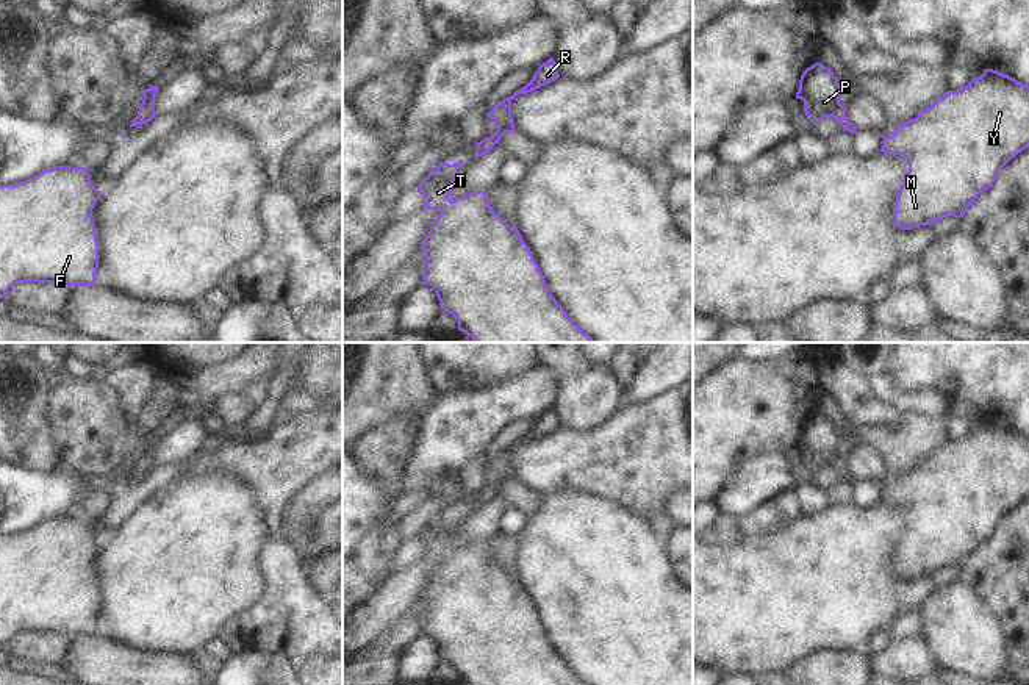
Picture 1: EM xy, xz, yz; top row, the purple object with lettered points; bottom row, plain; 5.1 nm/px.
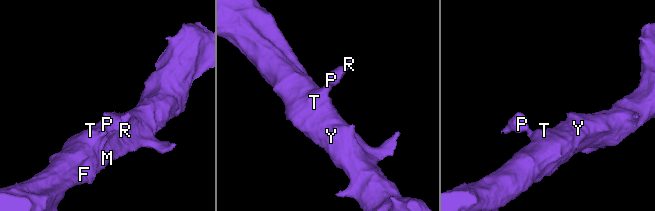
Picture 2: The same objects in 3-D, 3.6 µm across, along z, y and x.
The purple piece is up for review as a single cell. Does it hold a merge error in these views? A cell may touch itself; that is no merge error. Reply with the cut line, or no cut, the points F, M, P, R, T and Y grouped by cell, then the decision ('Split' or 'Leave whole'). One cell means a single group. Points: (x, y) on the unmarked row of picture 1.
No split. Groups: F M P R T Y. Leave whole

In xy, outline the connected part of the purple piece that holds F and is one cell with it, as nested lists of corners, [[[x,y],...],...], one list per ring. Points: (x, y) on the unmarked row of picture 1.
[[[55,516],[16,535],[0,535],[0,647],[25,632],[95,637],[99,591],[92,560],[100,549],[88,518]]]

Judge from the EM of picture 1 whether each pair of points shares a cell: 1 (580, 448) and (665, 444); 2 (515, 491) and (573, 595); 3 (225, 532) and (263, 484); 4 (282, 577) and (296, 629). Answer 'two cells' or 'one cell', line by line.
1: one cell
2: two cells
3: two cells
4: one cell

